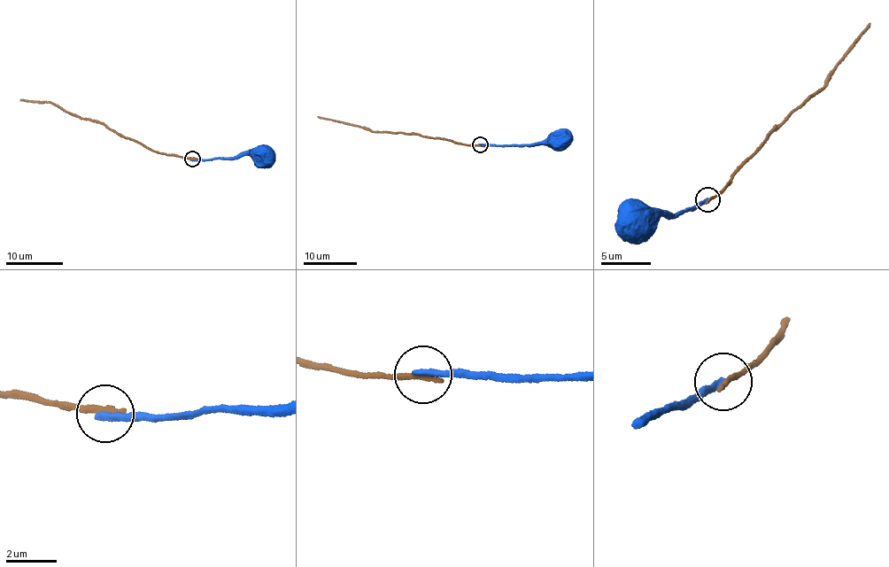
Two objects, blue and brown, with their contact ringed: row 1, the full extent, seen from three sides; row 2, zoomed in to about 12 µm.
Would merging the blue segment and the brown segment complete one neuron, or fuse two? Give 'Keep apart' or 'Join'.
Keep apart

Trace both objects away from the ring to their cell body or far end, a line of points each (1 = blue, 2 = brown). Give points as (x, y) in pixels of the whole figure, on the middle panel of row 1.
1: (480, 145), (537, 144), (553, 137), (560, 139)
2: (480, 145), (411, 133), (364, 129), (317, 116)

